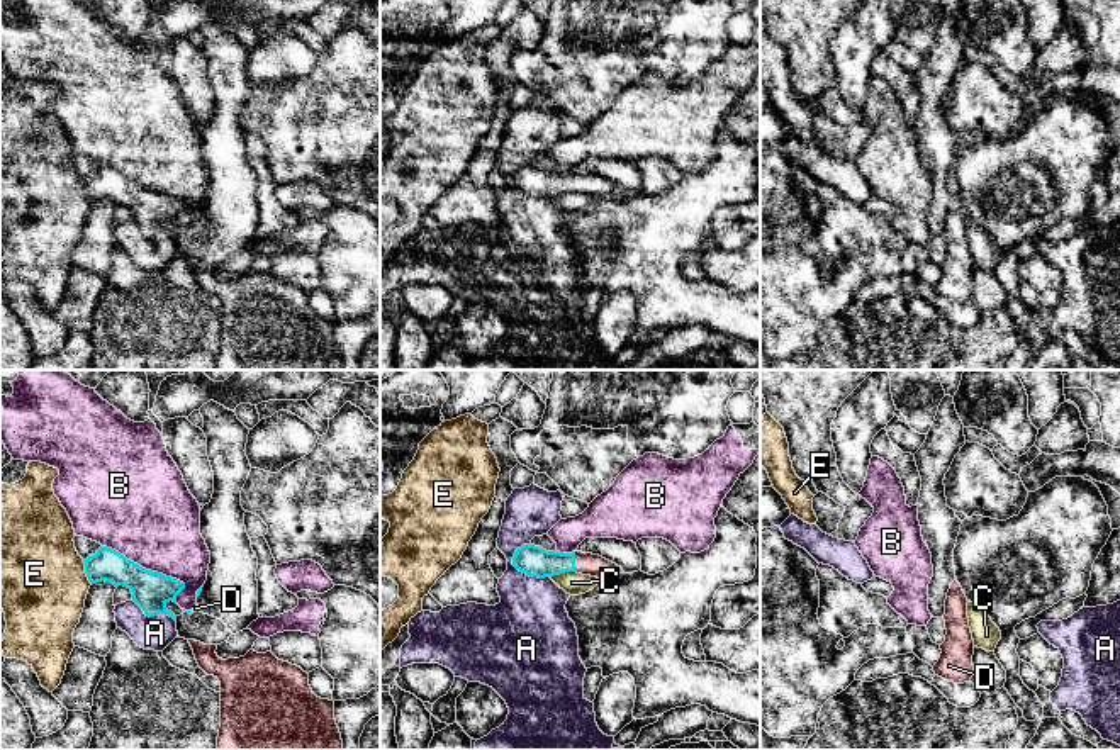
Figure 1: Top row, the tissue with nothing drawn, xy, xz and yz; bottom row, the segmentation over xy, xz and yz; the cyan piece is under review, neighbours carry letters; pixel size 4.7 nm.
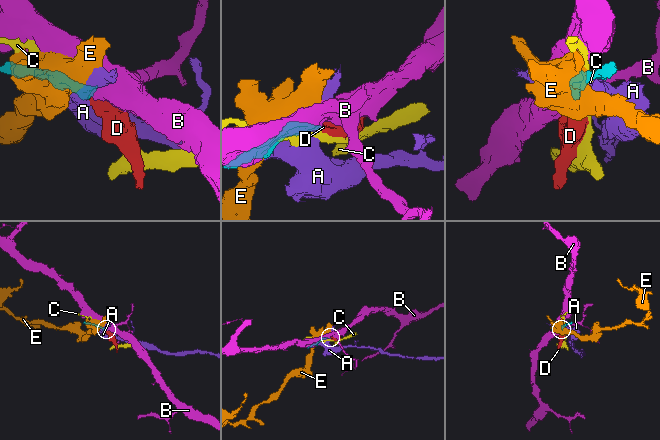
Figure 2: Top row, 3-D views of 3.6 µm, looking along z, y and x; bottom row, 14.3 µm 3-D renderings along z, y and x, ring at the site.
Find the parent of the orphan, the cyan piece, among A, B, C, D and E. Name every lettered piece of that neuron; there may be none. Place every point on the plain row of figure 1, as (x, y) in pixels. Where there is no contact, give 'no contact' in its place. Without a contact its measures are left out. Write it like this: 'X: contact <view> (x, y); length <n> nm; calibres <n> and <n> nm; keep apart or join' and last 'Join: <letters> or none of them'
A: contact xz (525, 192); length 220 nm; calibres 140 and 360 nm; keep apart
B: contact xy (145, 189); length 440 nm; calibres 180 and 440 nm; keep apart
C: contact xz (562, 192); length 120 nm; calibres 140 and 110 nm; keep apart
D: contact xz (574, 182); length 100 nm; calibres 140 and 110 nm; join
E: contact xy (85, 192); length 130 nm; calibres 150 and 460 nm; keep apart
Join: D

